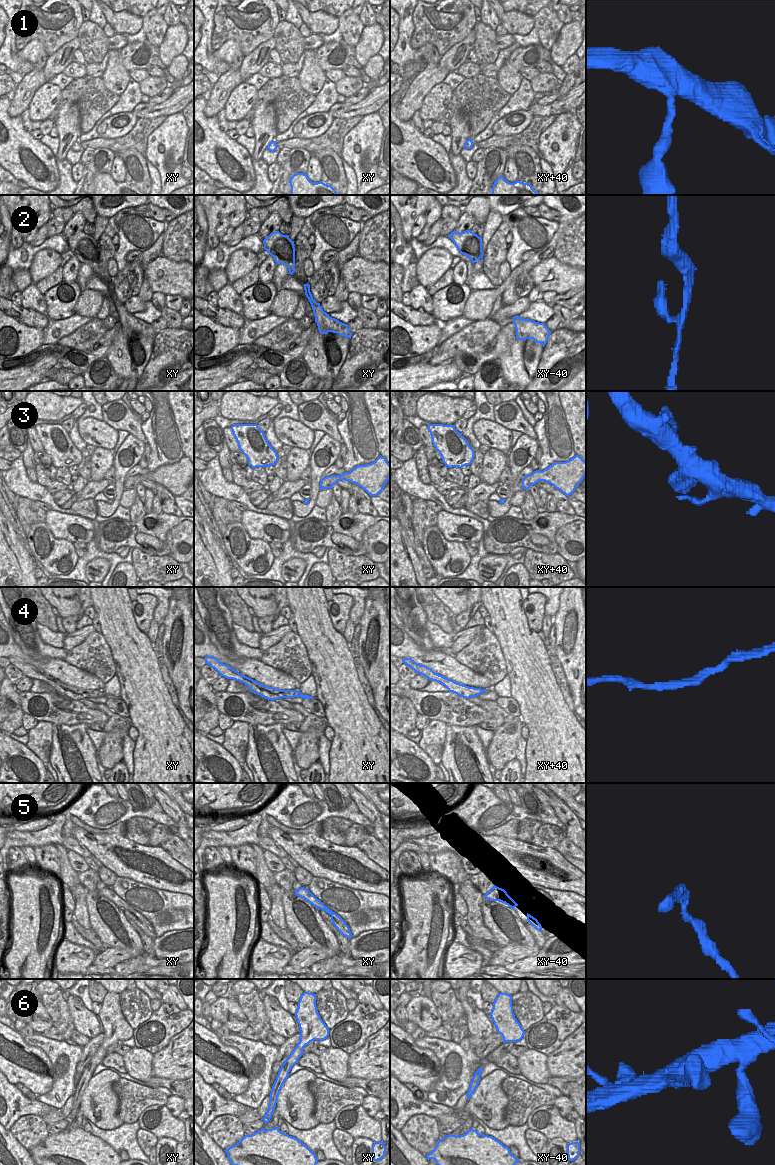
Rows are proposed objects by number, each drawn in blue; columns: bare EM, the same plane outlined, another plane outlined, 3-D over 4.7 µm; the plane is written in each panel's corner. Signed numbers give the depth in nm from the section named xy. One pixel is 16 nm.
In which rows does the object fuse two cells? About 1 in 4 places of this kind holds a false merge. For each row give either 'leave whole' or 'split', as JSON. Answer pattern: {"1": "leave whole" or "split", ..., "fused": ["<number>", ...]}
{"1": "leave whole", "2": "leave whole", "3": "leave whole", "4": "leave whole", "5": "split", "6": "leave whole", "fused": ["5"]}

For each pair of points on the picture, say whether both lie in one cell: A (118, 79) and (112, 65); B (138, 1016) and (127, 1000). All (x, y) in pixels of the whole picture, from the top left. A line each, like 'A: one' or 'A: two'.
A: one
B: one

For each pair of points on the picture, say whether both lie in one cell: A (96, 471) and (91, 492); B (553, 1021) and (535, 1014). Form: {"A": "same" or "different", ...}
{"A": "different", "B": "different"}

